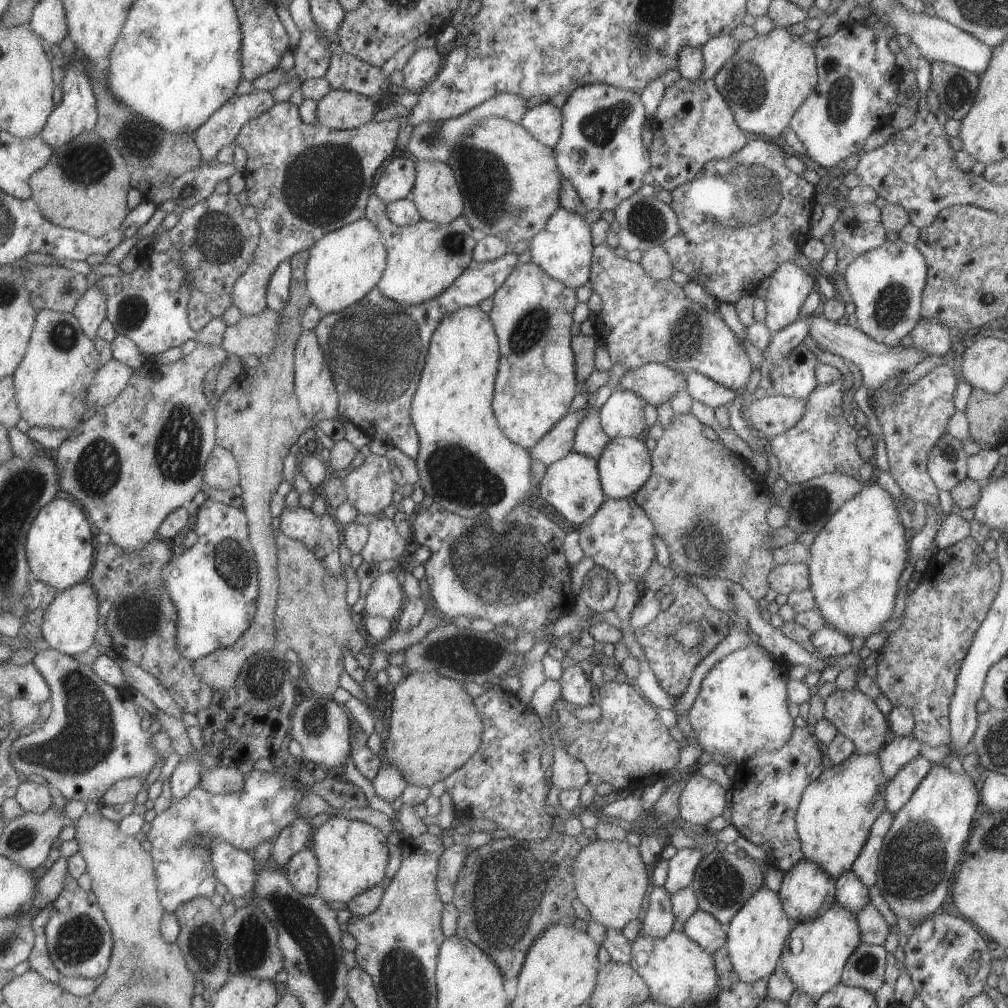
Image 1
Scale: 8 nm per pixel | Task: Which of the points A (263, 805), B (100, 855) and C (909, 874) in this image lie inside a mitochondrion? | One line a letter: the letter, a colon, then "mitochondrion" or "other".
A: mitochondrion
B: other
C: mitochondrion

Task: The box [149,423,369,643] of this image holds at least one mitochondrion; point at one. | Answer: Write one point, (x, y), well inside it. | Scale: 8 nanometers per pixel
(231, 557)

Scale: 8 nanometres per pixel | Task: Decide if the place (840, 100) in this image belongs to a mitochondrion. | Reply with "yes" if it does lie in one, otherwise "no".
yes

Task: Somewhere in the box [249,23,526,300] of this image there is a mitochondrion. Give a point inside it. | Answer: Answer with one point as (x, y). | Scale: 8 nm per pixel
(323, 183)

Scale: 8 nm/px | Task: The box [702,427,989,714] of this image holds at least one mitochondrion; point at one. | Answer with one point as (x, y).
(808, 504)

